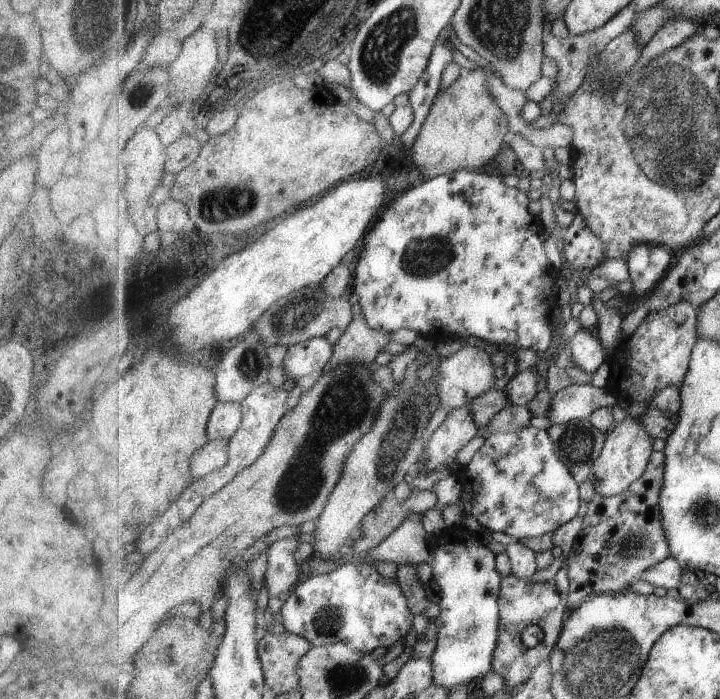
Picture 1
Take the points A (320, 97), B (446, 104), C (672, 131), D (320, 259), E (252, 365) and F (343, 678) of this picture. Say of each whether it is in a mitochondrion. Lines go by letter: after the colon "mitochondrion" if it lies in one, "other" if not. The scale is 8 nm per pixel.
A: other
B: other
C: mitochondrion
D: other
E: mitochondrion
F: mitochondrion

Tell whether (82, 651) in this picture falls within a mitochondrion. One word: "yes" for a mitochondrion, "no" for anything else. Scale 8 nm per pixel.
no

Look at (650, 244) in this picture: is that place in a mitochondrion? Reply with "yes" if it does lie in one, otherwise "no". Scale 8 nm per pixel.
no

